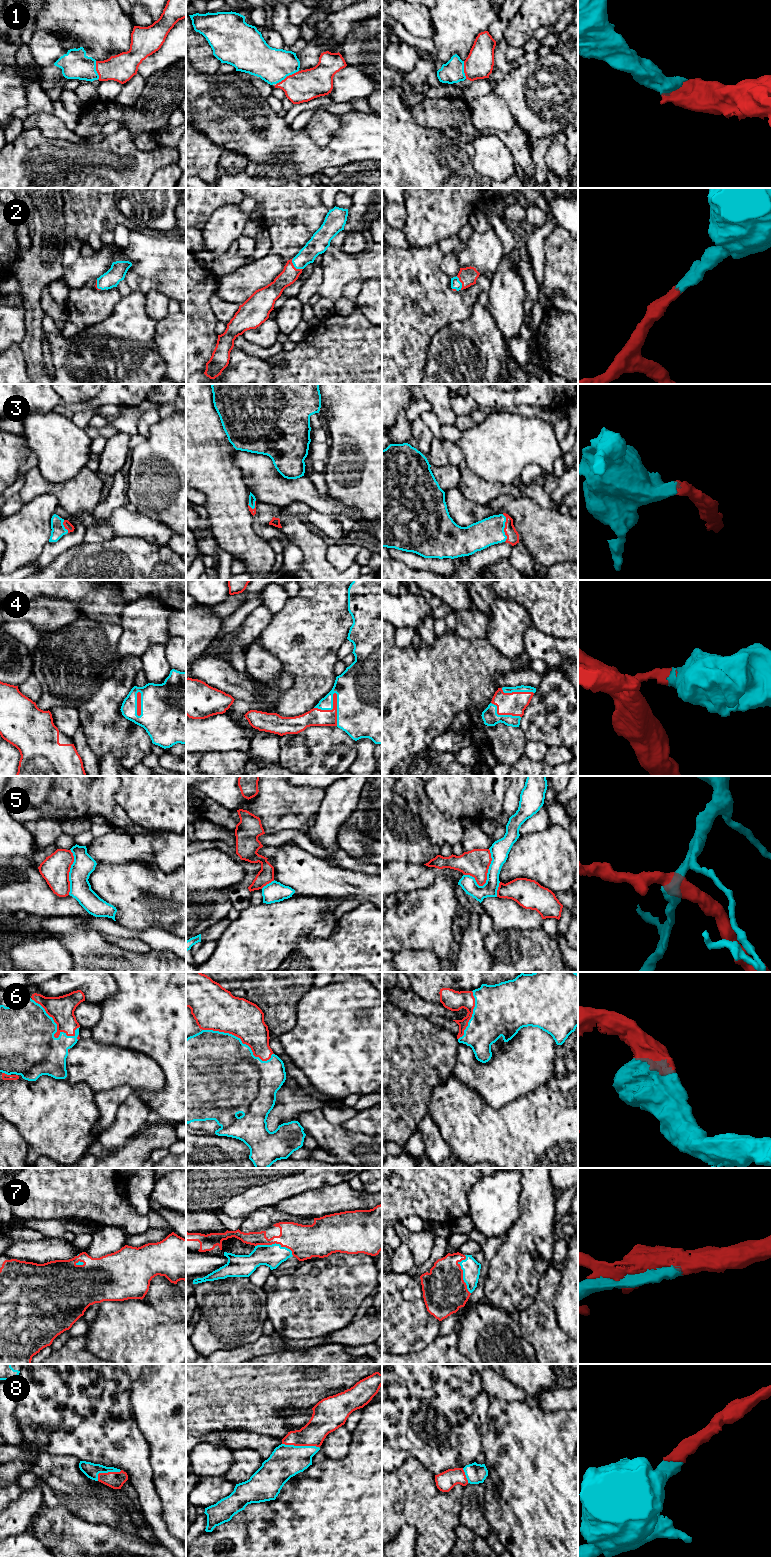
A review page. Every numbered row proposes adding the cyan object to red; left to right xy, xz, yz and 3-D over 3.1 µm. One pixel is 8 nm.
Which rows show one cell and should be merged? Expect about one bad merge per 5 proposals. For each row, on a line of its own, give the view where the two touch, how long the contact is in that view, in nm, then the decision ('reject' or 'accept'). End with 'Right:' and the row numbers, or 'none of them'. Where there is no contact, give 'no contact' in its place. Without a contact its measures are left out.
1: xz | 220 nm | accept
2: xz | 130 nm | accept
3: yz | 220 nm | accept
4: xz | 280 nm | accept
5: yz | 320 nm | reject
6: xz | 600 nm | accept
7: yz | 320 nm | accept
8: xz | 300 nm | accept
Right: 1, 2, 3, 4, 6, 7, 8

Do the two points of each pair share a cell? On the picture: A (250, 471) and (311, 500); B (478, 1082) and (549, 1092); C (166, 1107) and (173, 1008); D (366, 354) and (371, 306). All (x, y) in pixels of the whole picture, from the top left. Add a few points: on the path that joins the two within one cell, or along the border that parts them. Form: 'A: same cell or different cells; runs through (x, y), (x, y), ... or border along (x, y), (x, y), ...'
A: same cell; runs through (265, 482), (276, 490), (296, 490)
B: different cells; border along (552, 1076), (540, 1086), (520, 1095), (512, 1101)
C: same cell; runs through (174, 1082), (174, 1033)
D: different cells; border along (357, 307), (371, 324)

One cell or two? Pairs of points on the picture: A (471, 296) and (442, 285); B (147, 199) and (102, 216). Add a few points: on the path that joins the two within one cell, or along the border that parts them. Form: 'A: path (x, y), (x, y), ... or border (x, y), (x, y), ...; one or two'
A: path (464, 296), (453, 296), (449, 292); one
B: path (137, 210), (129, 218), (113, 218); one

